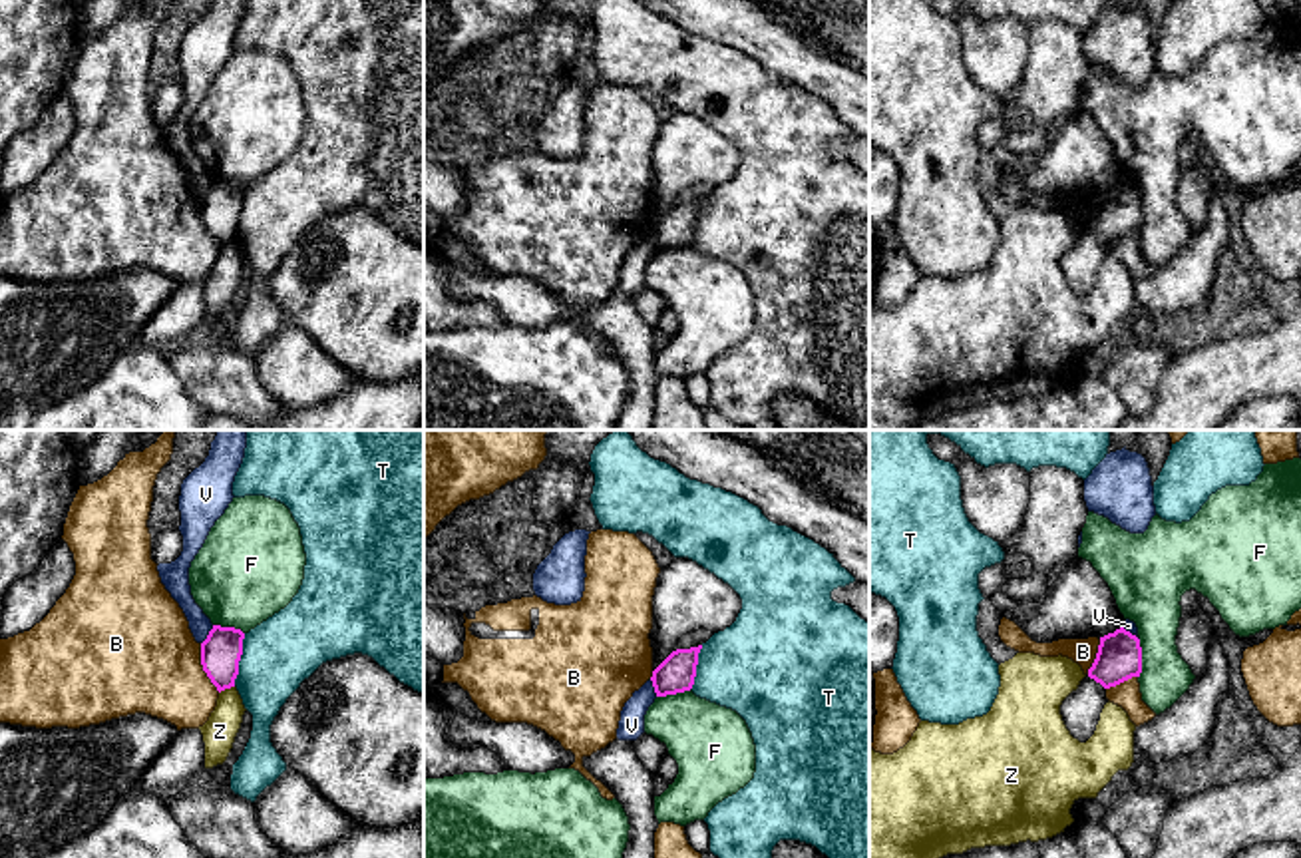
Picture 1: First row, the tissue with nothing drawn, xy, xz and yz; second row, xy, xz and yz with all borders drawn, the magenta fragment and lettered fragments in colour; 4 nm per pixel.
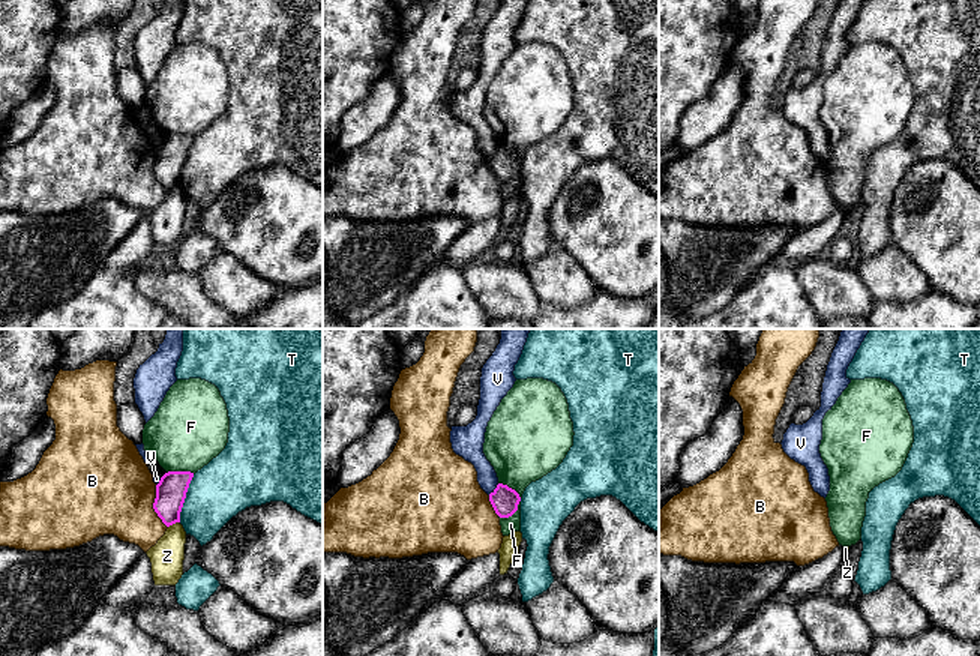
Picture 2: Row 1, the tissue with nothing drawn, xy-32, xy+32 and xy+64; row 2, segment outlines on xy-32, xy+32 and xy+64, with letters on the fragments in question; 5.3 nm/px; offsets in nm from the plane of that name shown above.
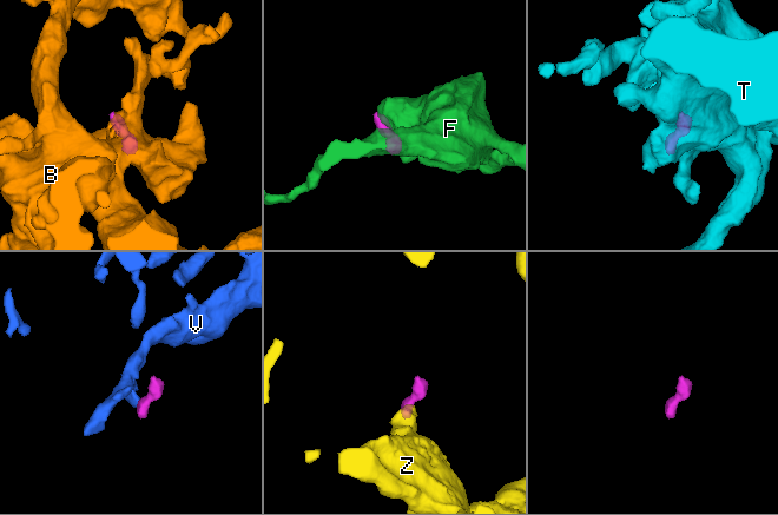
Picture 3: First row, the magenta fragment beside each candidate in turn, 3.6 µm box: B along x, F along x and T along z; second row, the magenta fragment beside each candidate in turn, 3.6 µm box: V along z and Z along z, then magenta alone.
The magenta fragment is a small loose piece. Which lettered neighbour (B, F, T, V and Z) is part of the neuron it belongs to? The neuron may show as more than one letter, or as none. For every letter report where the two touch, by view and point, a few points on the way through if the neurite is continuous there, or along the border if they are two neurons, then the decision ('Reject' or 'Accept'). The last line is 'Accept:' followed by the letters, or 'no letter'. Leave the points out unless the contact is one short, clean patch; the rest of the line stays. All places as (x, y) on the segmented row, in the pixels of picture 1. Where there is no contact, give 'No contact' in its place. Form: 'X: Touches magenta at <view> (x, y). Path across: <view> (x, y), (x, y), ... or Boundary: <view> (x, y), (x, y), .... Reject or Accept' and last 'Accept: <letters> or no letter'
B: Touches magenta at xy (203, 667). Boundary: xy (199, 643), (201, 669), (219, 691). Reject
F: Touches magenta at yz (1140, 659). Reject
T: Touches magenta at xy (239, 659). Reject
V: Touches magenta at xy (207, 636). Boundary: xy (213, 626), (201, 643). Reject
Z: Touches magenta at xy (225, 687). Boundary: xy (233, 685), (219, 693). Reject
Accept: no letter

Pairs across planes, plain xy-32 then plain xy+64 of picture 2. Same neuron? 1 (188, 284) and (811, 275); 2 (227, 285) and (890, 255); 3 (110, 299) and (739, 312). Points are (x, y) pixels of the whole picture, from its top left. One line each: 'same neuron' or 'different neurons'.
1: same neuron
2: same neuron
3: same neuron

